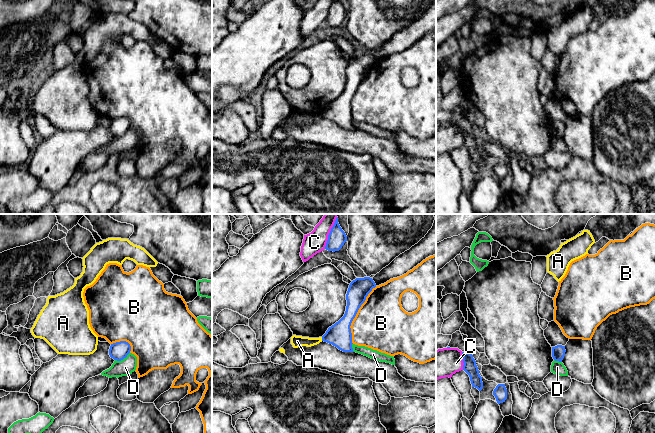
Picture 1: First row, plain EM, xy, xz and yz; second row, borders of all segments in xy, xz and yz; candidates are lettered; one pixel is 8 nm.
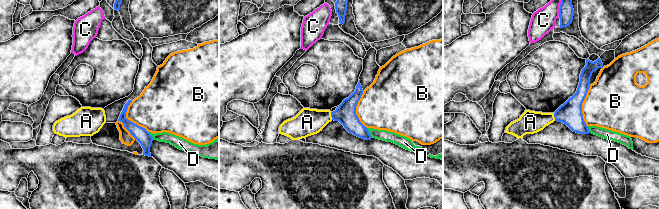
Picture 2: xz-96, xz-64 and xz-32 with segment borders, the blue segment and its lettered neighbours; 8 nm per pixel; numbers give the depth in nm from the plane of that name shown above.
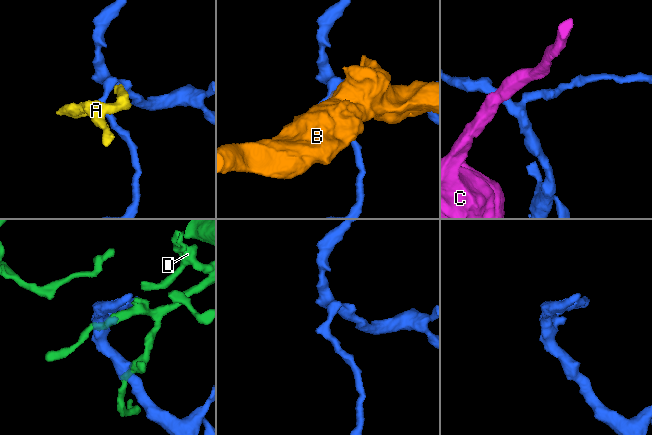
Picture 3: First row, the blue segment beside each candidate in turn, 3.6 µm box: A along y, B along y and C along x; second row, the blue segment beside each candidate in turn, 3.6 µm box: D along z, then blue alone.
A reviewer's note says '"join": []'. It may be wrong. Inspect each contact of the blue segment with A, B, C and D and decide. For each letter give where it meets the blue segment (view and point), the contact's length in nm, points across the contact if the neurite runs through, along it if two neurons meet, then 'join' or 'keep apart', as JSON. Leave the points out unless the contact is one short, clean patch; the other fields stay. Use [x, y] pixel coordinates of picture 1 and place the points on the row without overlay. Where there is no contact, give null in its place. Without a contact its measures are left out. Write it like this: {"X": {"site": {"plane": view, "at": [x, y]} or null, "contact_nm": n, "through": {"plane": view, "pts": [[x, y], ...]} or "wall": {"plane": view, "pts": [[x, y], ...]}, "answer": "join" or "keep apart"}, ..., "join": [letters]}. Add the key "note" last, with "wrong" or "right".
{"A": {"site": {"plane": "xz", "at": [322, 115]}, "contact_nm": 30, "wall": {"plane": "xz", "pts": [[321, 113], [322, 116]]}, "answer": "keep apart"}, "B": {"site": {"plane": "xz", "at": [356, 89]}, "contact_nm": 500, "answer": "keep apart"}, "C": {"site": {"plane": "xz", "at": [328, 12]}, "contact_nm": 220, "answer": "keep apart"}, "D": {"site": {"plane": "xy", "at": [122, 135]}, "contact_nm": 140, "answer": "keep apart"}, "join": [], "note": "right"}

